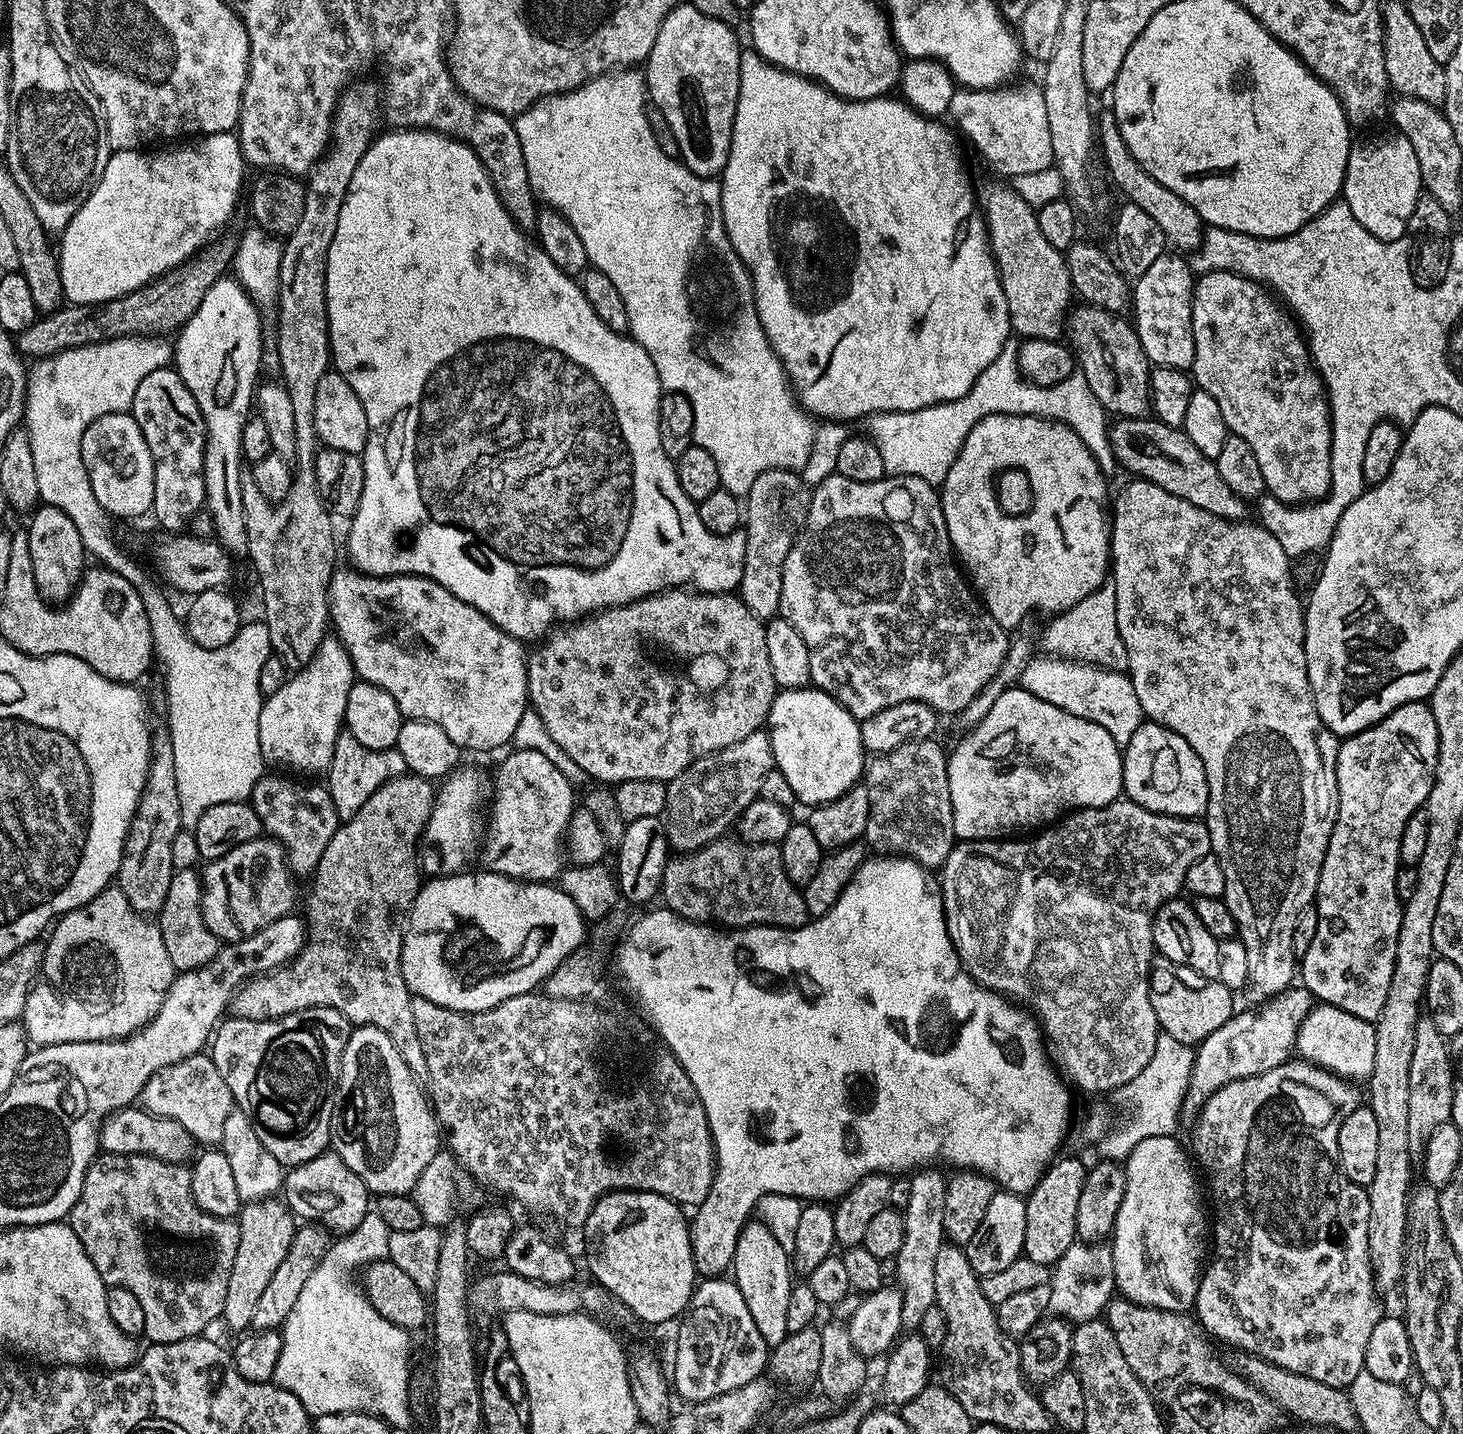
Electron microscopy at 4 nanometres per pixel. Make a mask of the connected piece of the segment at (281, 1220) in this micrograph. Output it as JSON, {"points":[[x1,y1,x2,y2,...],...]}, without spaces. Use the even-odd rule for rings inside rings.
{"points":[[280,1198,249,1200,238,1213,238,1254,234,1254,234,1270,230,1270,230,1283,226,1286,226,1302,222,1324,235,1334,244,1334,252,1328,254,1309,262,1299,270,1278,290,1254,290,1242,298,1227,297,1217]]}

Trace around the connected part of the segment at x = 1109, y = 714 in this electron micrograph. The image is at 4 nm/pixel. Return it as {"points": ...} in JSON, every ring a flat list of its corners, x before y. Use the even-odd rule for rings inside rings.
{"points":[[1036,654,1022,670,1018,684,1030,694,1042,698,1042,702,1058,706,1058,710,1078,714,1078,718,1086,718,1090,722,1098,722,1098,726,1107,730,1110,738,1114,738,1114,742,1121,746,1134,738,1134,730,1138,730,1138,726,1146,720,1138,702,1138,694,1134,694,1134,686,1127,672,1106,670,1059,656]]}

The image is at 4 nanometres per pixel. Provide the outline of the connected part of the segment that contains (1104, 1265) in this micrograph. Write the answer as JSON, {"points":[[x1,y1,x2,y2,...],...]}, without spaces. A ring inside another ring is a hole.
{"points":[[1077,1242,1058,1258,1058,1262,1051,1265,1050,1285,1052,1288,1051,1311,1055,1315,1071,1322,1073,1325,1086,1323,1087,1320,1095,1320,1107,1309,1109,1301,1114,1298,1117,1291,1114,1278,1114,1254,1111,1247,1104,1242]]}

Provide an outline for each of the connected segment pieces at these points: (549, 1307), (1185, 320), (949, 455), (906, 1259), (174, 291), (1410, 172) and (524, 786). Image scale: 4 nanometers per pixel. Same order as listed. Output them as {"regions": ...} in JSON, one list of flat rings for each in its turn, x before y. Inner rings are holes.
{"regions":[[[501,1270,497,1276,484,1276,481,1280,473,1279,468,1286,468,1302,473,1313,496,1312,507,1314,514,1310,530,1310,536,1314,574,1314,582,1312,586,1316,599,1318,604,1322,612,1322,616,1311,622,1305,615,1296,610,1295,602,1285,591,1279,577,1278,562,1286,546,1286,542,1282,534,1282,530,1278,522,1278,522,1274,514,1274]],[[1166,250,1145,272,1135,277,1130,316,1149,365,1191,369,1194,362,1193,287,1192,265,1176,250]],[[1000,360,990,362,990,366,986,366,986,370,978,374,974,386,970,386,970,390,966,390,966,394,962,394,962,398,957,400,926,406,922,410,883,413,882,451,888,475,913,476,922,478,933,486,943,485,970,430,974,430,974,426,978,426,982,418,999,412,1010,412,1013,416,1043,416,1045,420,1060,421,1074,430,1078,438,1082,438,1090,454,1094,454,1105,477,1112,478,1118,472,1116,455,1108,440,1109,413,1104,411,1102,402,1094,398,1094,390,1090,390,1090,382,1086,382,1083,374,1073,374,1054,386,1038,386,1018,378,1015,371,1000,372,1001,366],[1008,388,1012,388,1012,400,1008,400]],[[932,1166,917,1171,911,1177,912,1187,910,1202,904,1207,906,1222,906,1239,902,1241,902,1250,896,1255,897,1270,895,1279,902,1292,902,1322,904,1328,915,1329,920,1323,922,1314,934,1307,934,1260,938,1258,938,1250,946,1242,944,1235,944,1219,946,1218,946,1176,935,1172]],[[227,232,211,241,205,250,198,252,185,263,179,264,167,274,159,276,146,286,122,298,107,300,104,304,67,305,51,314,39,317,26,331,17,335,17,351,25,357,30,356,29,359,37,360,43,356,52,356,64,349,97,344,116,337,166,336,172,330,177,331,193,316,198,306,205,303,206,291,227,273,225,272,227,266,229,269,233,263,239,235]],[[1389,130,1388,133,1382,136,1376,136,1370,138,1362,143,1355,141,1348,149,1347,156,1347,168,1346,174,1344,175,1344,184,1341,188,1341,195,1343,203,1350,206,1350,210,1354,213,1354,218,1358,219,1358,222,1365,227,1366,230,1370,231,1372,237,1378,238,1380,241,1386,241,1388,243,1397,243,1399,239,1404,235,1407,235,1409,218,1411,217,1413,210,1417,204,1417,200,1421,196,1423,184,1421,182,1421,166,1418,165,1418,158,1415,157,1414,146,1411,145,1410,140,1402,135,1401,132,1395,130]],[[516,748,494,776,494,799,486,820,482,845,483,867,489,872,521,882,552,882,566,868,568,823,578,800,572,797,573,781,567,780,538,750]]]}

